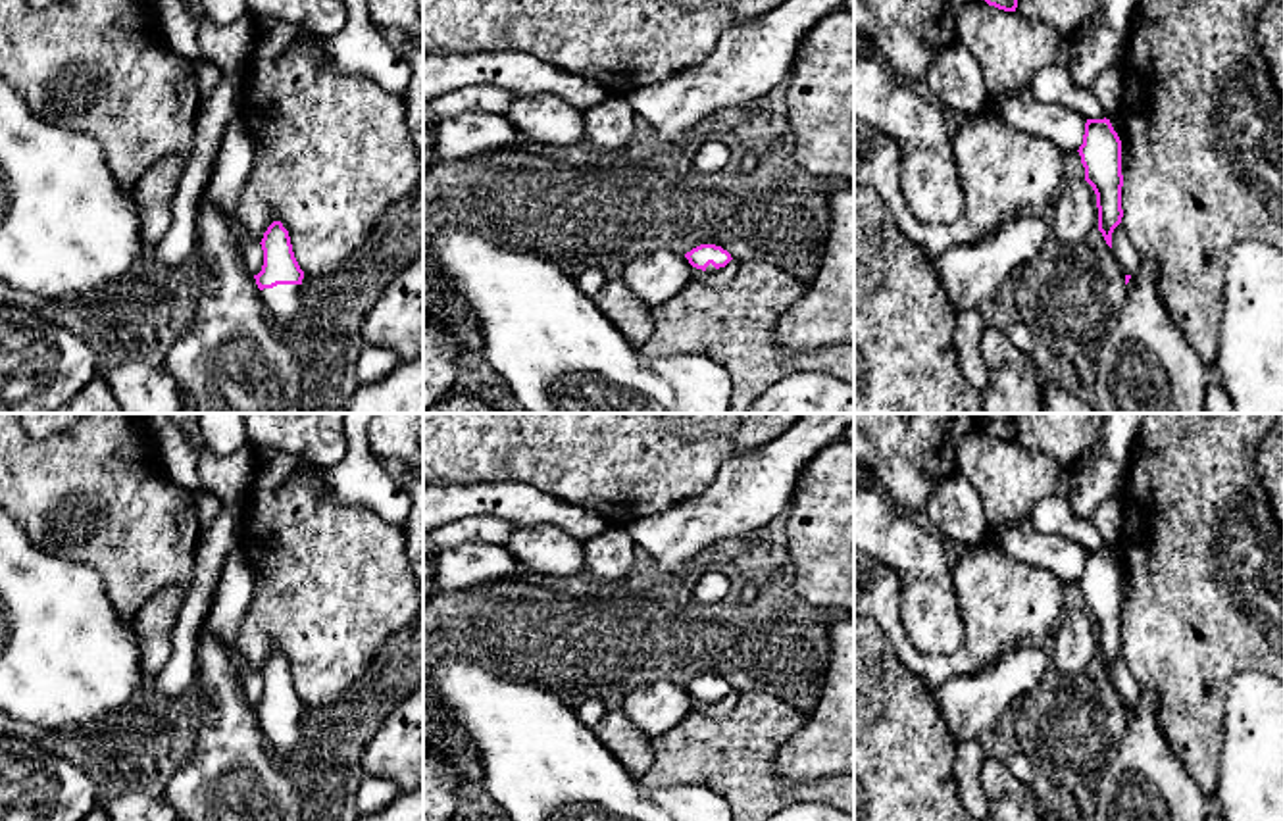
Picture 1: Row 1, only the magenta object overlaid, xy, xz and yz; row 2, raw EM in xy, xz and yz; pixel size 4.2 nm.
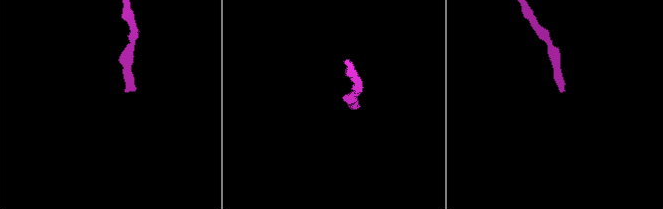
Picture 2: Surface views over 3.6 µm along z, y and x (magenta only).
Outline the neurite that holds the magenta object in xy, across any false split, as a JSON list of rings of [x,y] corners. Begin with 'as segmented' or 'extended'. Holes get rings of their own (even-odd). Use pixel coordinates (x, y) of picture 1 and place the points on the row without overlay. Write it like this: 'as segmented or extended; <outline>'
extended; [[[273,652],[262,669],[264,696],[254,706],[260,719],[262,733],[267,744],[281,756],[289,756],[294,750],[298,738],[298,721],[304,709],[289,661],[281,652]]]

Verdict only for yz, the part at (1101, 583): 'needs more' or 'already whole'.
already whole

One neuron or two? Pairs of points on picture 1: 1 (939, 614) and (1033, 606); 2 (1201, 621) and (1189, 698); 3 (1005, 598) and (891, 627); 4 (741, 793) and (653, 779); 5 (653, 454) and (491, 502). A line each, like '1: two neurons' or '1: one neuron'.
1: two neurons
2: one neuron
3: one neuron
4: one neuron
5: two neurons

